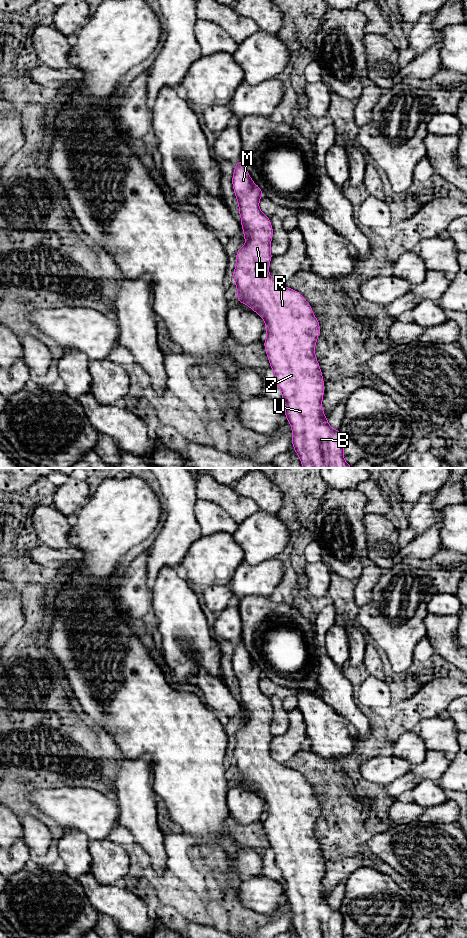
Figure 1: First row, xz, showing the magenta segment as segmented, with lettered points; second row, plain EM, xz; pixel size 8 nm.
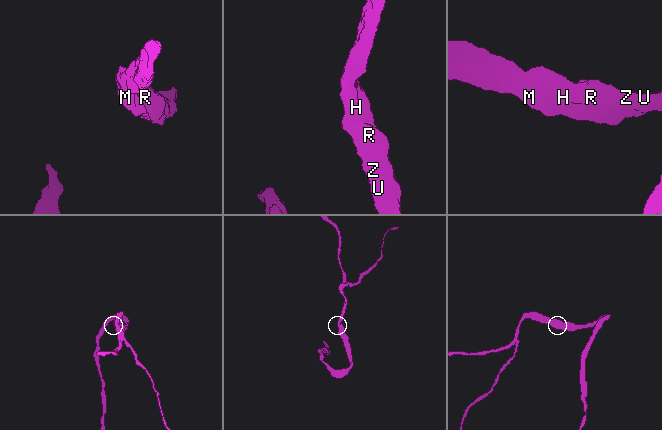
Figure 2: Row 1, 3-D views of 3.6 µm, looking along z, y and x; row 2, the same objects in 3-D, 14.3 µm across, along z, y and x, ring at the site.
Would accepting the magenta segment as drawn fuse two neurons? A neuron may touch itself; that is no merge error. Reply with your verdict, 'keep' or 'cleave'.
keep

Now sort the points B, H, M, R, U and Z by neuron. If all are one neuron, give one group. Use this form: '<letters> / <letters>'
B H M R U Z

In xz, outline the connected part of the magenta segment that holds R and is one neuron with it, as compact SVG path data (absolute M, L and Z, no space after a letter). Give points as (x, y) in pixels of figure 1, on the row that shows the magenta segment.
M242 159L234 168L232 186L237 198L245 245L236 252L236 265L232 277L237 288L237 301L247 305L263 318L267 338L264 348L275 373L275 382L282 392L285 417L292 429L292 446L303 468L352 468L344 460L344 441L340 430L333 429L323 413L324 379L315 355L320 324L311 305L296 290L275 281L269 273L273 257L270 246L273 227L269 216L259 209L263 196L261 188L253 182Z

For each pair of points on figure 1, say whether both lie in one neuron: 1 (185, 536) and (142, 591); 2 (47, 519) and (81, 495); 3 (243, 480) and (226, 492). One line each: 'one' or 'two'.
1: one
2: two
3: two

